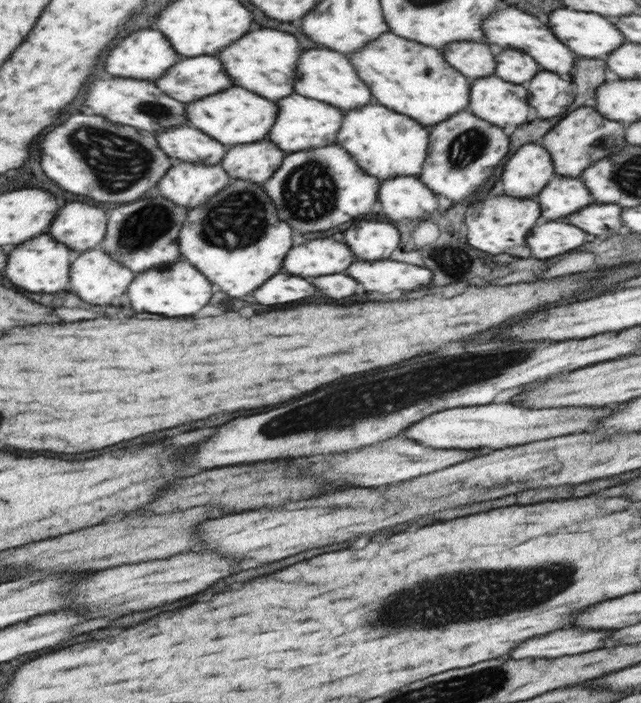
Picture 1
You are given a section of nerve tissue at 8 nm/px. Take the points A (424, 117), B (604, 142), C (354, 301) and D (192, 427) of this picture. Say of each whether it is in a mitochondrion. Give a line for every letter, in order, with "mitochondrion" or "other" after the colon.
A: other
B: mitochondrion
C: other
D: other

